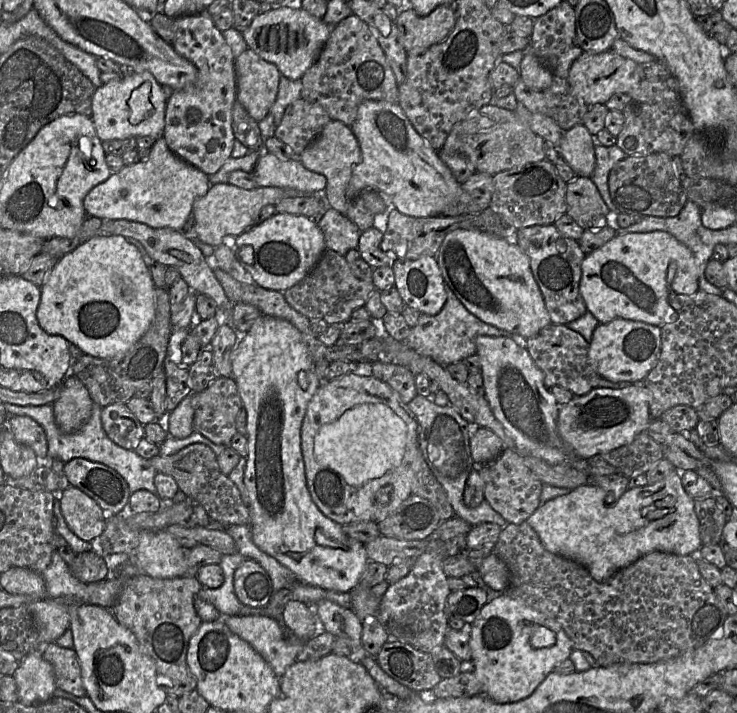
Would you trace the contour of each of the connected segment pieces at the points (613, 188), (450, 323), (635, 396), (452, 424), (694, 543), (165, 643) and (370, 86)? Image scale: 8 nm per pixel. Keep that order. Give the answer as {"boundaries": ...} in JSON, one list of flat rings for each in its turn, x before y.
{"boundaries":[[[659,152,645,156,627,155,610,170,609,194,615,211,637,216,677,216,688,201,681,185,683,174,679,156]],[[447,288,447,300,442,310,434,316,421,314,418,323,410,330,406,344,420,355,430,357,441,365,447,366,476,354,475,339,479,335,512,336,519,345,525,347,526,339,519,335,510,335,504,330,483,322,471,314]],[[643,383,618,389,597,387,560,406,558,433,576,457,589,459,631,442,650,421,650,391]],[[417,395,406,405,406,408,418,425,417,438,421,457,430,473,444,488,455,516,464,519,470,525,489,522,503,528,508,522,486,500,476,507,468,507,463,502,468,476,476,465,470,452,470,437,473,427,450,404,439,406,428,397]],[[677,469,656,483,628,488,618,499,589,482,541,504,526,522,535,530,546,550,583,565,597,582,609,580,618,571,650,552,697,555,703,545,694,511,694,498,684,490,681,472]],[[139,575,125,582,111,607,115,619,135,635,141,648,153,659,157,684,168,695,180,697,197,687,197,679,187,665,187,651,191,637,202,623,194,607,201,587,196,577,155,579]],[[355,15,342,19,331,29,317,60,301,77,302,97,320,105,331,120,351,126,359,105,366,100,397,103,398,83,377,37,366,22]]]}

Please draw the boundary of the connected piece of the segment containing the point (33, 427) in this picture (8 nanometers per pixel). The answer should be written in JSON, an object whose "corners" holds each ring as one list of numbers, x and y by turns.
{"corners":[[11,415,5,426,16,441,33,449,38,458,48,456,48,442,45,430,36,421,27,416]]}

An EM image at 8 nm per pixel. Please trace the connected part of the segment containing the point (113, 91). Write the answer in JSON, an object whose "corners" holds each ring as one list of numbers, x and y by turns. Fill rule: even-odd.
{"corners":[[131,71,119,80,96,87,90,118,101,141,141,135,161,137,165,126,166,100,163,86,151,73]]}

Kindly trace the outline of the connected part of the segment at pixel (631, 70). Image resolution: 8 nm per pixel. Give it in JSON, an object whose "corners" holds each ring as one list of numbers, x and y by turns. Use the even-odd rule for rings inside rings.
{"corners":[[612,50,601,53,583,52,571,65,566,80,571,92,590,107,605,104,613,95,628,93,644,79,642,64]]}

